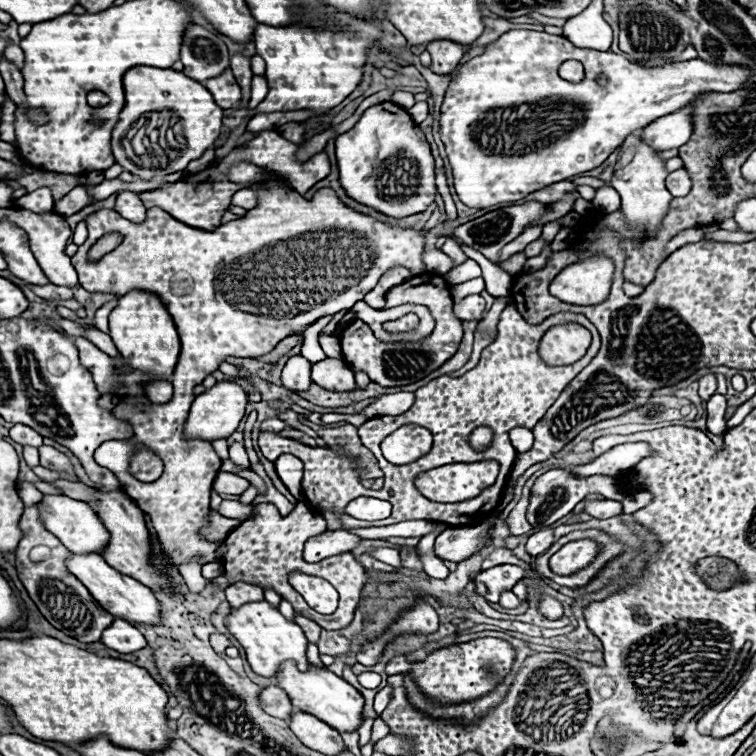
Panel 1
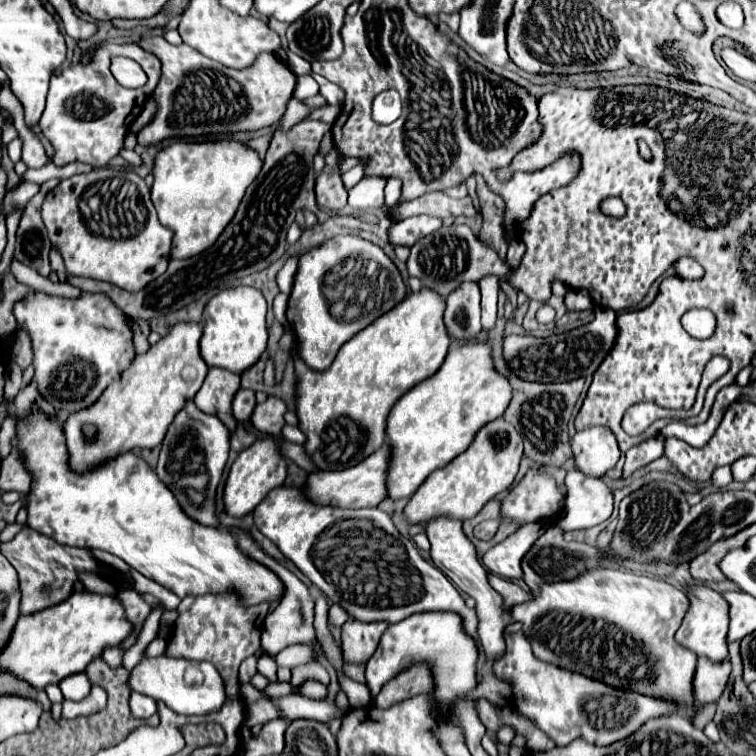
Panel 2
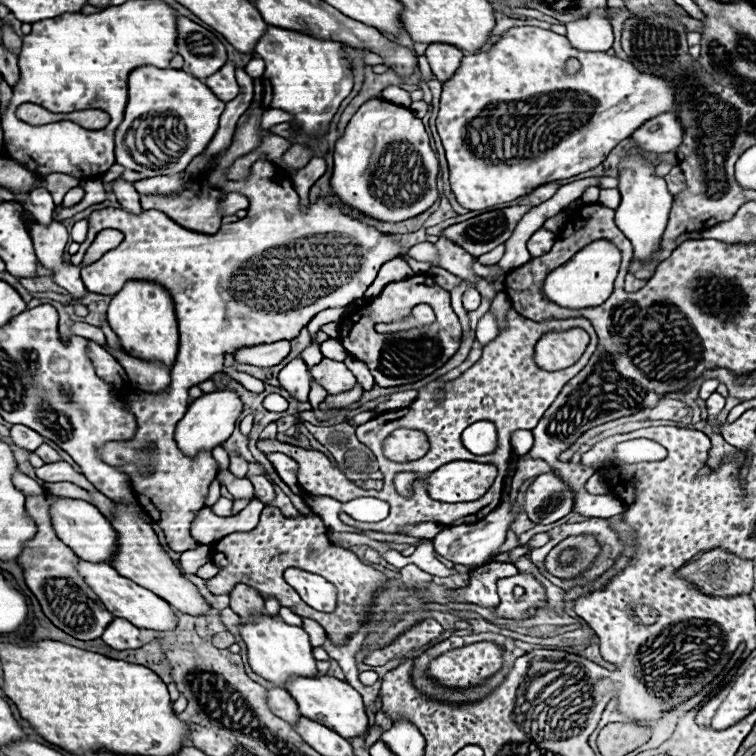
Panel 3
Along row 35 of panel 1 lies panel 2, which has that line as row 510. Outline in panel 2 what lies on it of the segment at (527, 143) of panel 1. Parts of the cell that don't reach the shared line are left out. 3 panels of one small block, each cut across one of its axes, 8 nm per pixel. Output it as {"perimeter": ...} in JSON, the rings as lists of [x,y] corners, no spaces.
{"perimeter":[[[530,470],[502,500],[502,514],[516,518],[518,524],[546,520],[562,500],[554,478],[538,470]]]}

